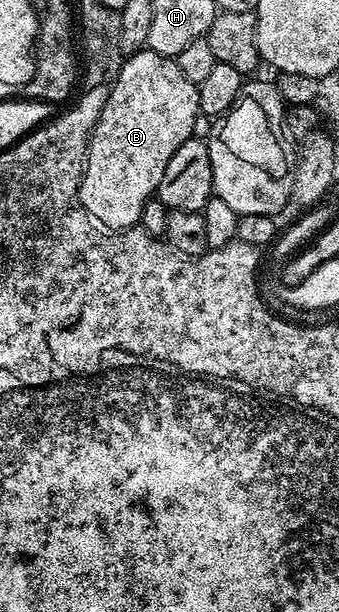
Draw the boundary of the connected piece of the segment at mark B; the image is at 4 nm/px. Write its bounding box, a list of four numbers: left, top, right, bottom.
[78,49,200,233]

